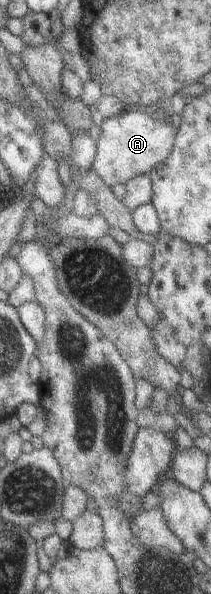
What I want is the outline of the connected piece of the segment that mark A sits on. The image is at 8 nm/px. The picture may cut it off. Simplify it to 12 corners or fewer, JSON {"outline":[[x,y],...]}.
{"outline":[[153,109],[104,119],[89,170],[108,188],[170,155],[175,129]]}

